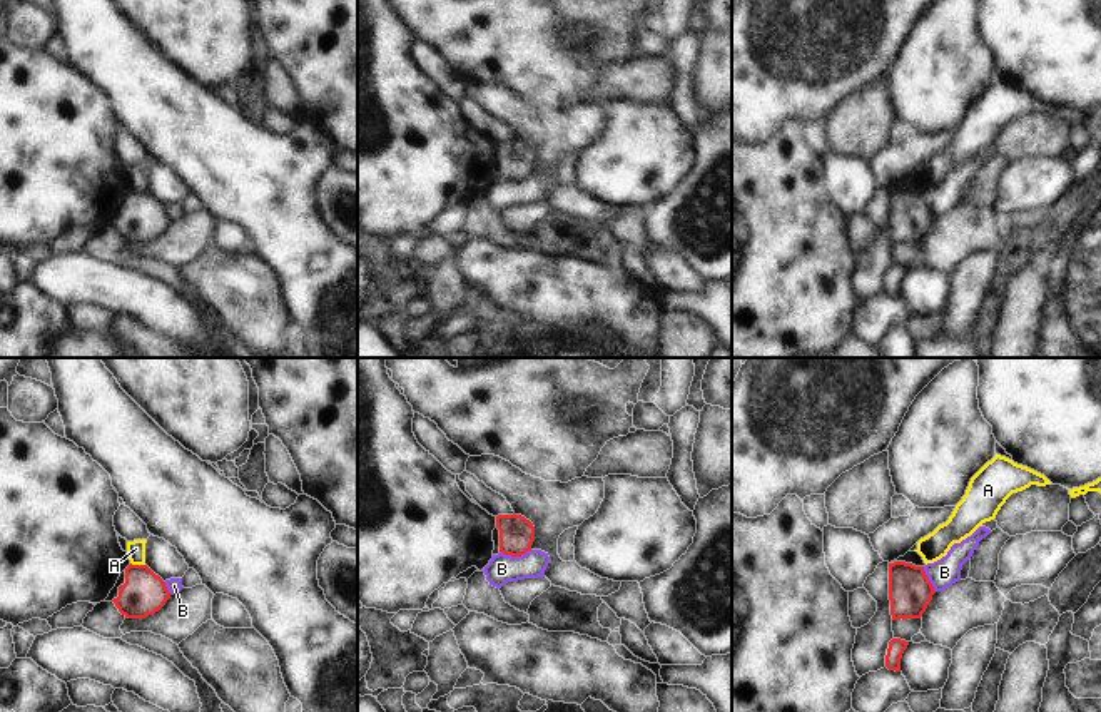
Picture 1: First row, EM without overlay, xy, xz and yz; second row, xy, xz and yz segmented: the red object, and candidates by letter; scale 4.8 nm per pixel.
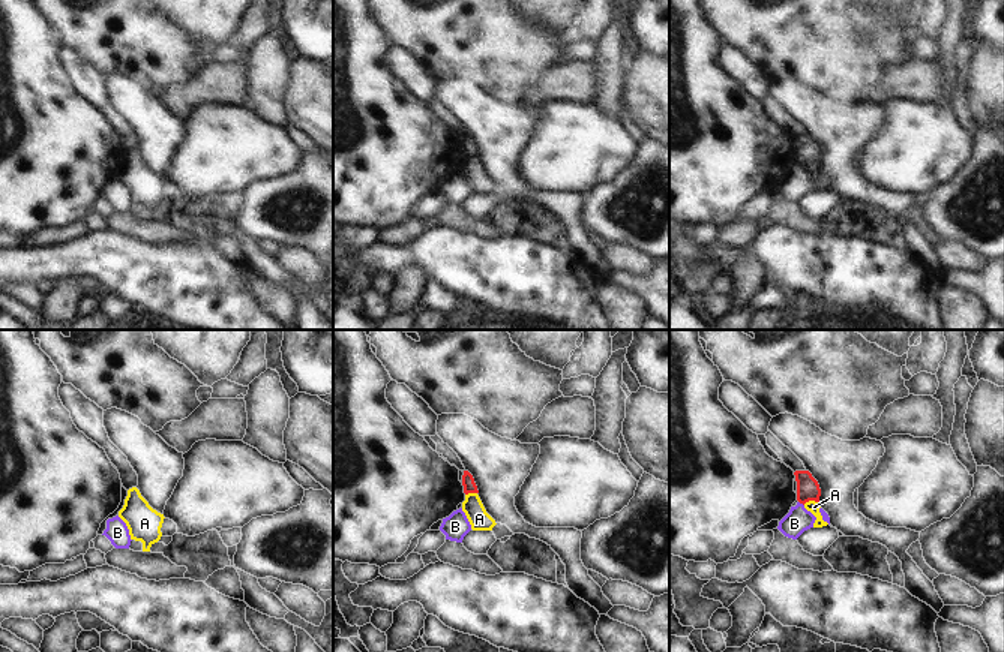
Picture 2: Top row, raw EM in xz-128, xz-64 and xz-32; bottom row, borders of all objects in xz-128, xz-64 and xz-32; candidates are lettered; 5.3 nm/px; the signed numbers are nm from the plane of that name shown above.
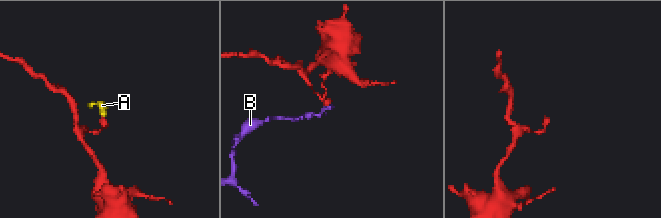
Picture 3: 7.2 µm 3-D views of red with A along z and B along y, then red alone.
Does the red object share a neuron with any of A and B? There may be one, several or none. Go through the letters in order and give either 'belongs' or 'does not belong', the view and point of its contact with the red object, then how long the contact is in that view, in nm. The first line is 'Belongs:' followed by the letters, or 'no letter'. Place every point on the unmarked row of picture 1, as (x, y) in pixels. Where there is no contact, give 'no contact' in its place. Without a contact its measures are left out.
Belongs: no letter
A: does not belong; meets red in xy at (137, 191); contact 70 nm long
B: does not belong; meets red in xz at (515, 181); contact 150 nm long

